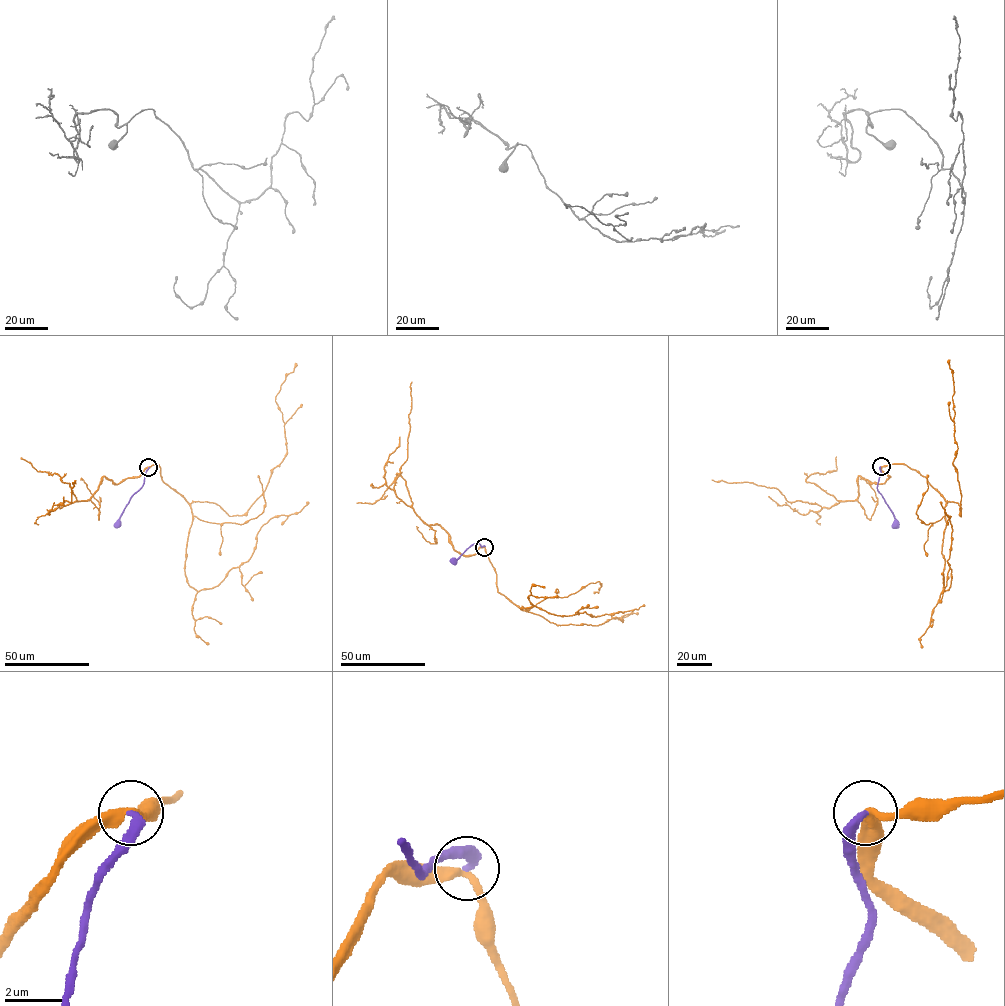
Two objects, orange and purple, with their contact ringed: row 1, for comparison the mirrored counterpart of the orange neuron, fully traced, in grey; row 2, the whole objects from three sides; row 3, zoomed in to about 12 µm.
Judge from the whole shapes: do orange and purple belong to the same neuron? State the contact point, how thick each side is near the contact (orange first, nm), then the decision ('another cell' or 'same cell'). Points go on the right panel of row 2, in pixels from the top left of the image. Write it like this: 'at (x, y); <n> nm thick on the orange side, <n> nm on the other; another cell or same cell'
at (881, 466); 300 nm thick on the orange side, 340 nm on the other; same cell

